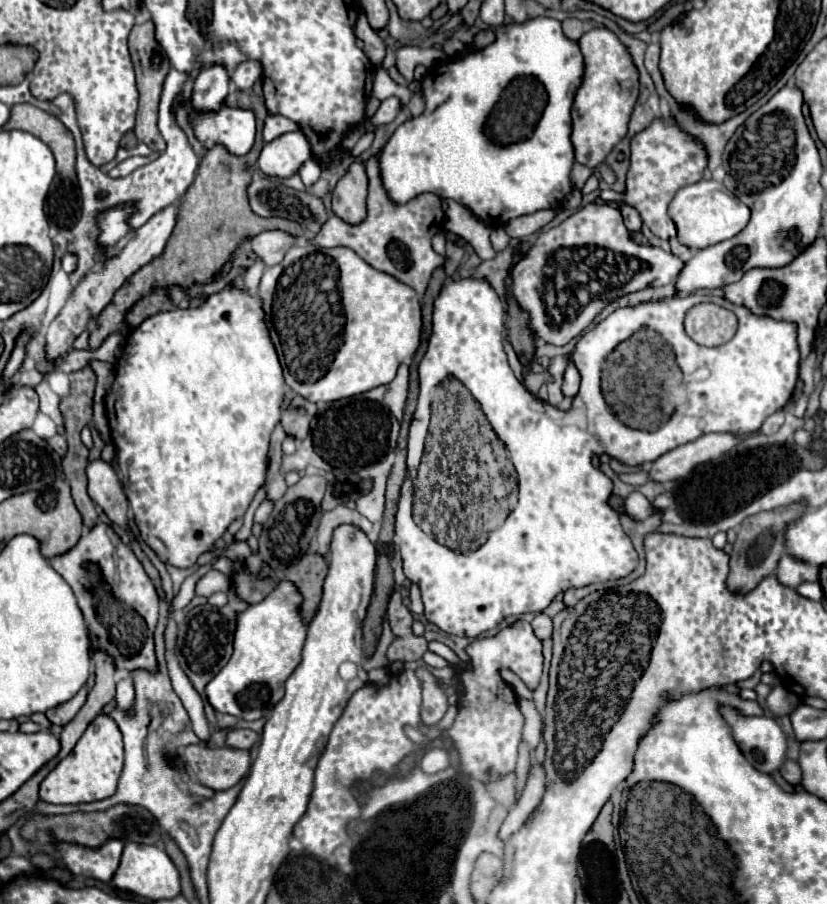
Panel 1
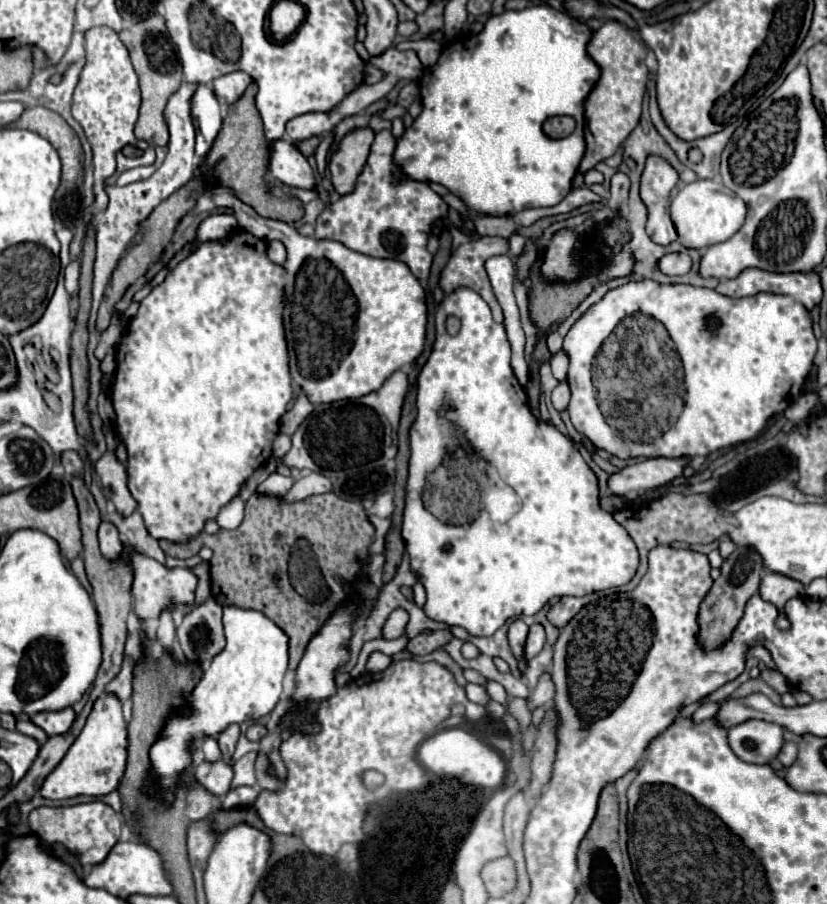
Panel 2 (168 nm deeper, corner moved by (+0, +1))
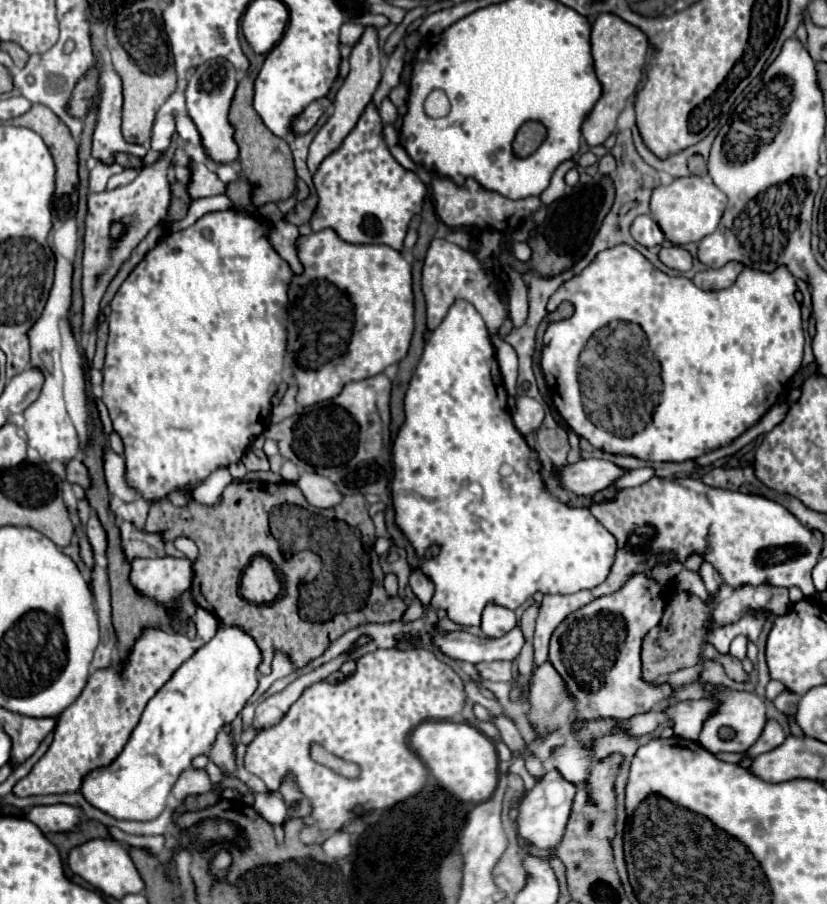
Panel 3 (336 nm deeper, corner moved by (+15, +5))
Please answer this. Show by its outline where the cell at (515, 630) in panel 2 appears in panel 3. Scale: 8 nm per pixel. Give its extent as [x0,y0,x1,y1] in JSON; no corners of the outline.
[480,603,516,637]

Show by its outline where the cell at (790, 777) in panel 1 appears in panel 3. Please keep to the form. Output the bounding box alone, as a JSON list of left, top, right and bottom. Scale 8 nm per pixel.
[746,719,786,759]

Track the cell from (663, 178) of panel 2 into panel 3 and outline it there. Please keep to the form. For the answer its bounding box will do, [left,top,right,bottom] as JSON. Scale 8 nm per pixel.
[632,215,665,247]

